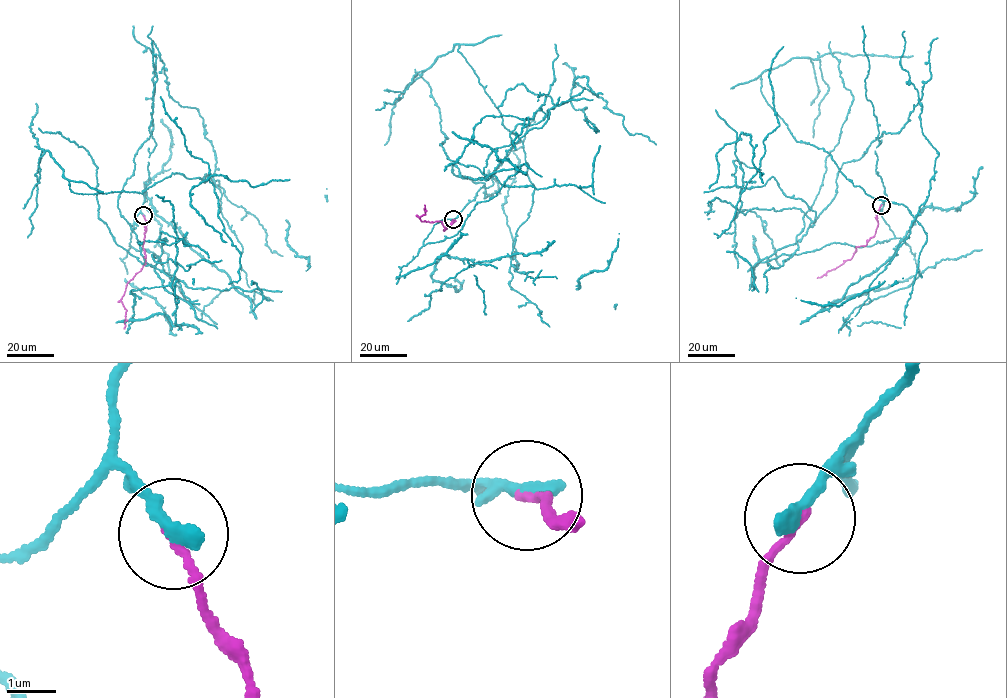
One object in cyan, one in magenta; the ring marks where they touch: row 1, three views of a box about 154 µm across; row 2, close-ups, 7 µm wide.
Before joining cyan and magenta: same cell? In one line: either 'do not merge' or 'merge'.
do not merge

